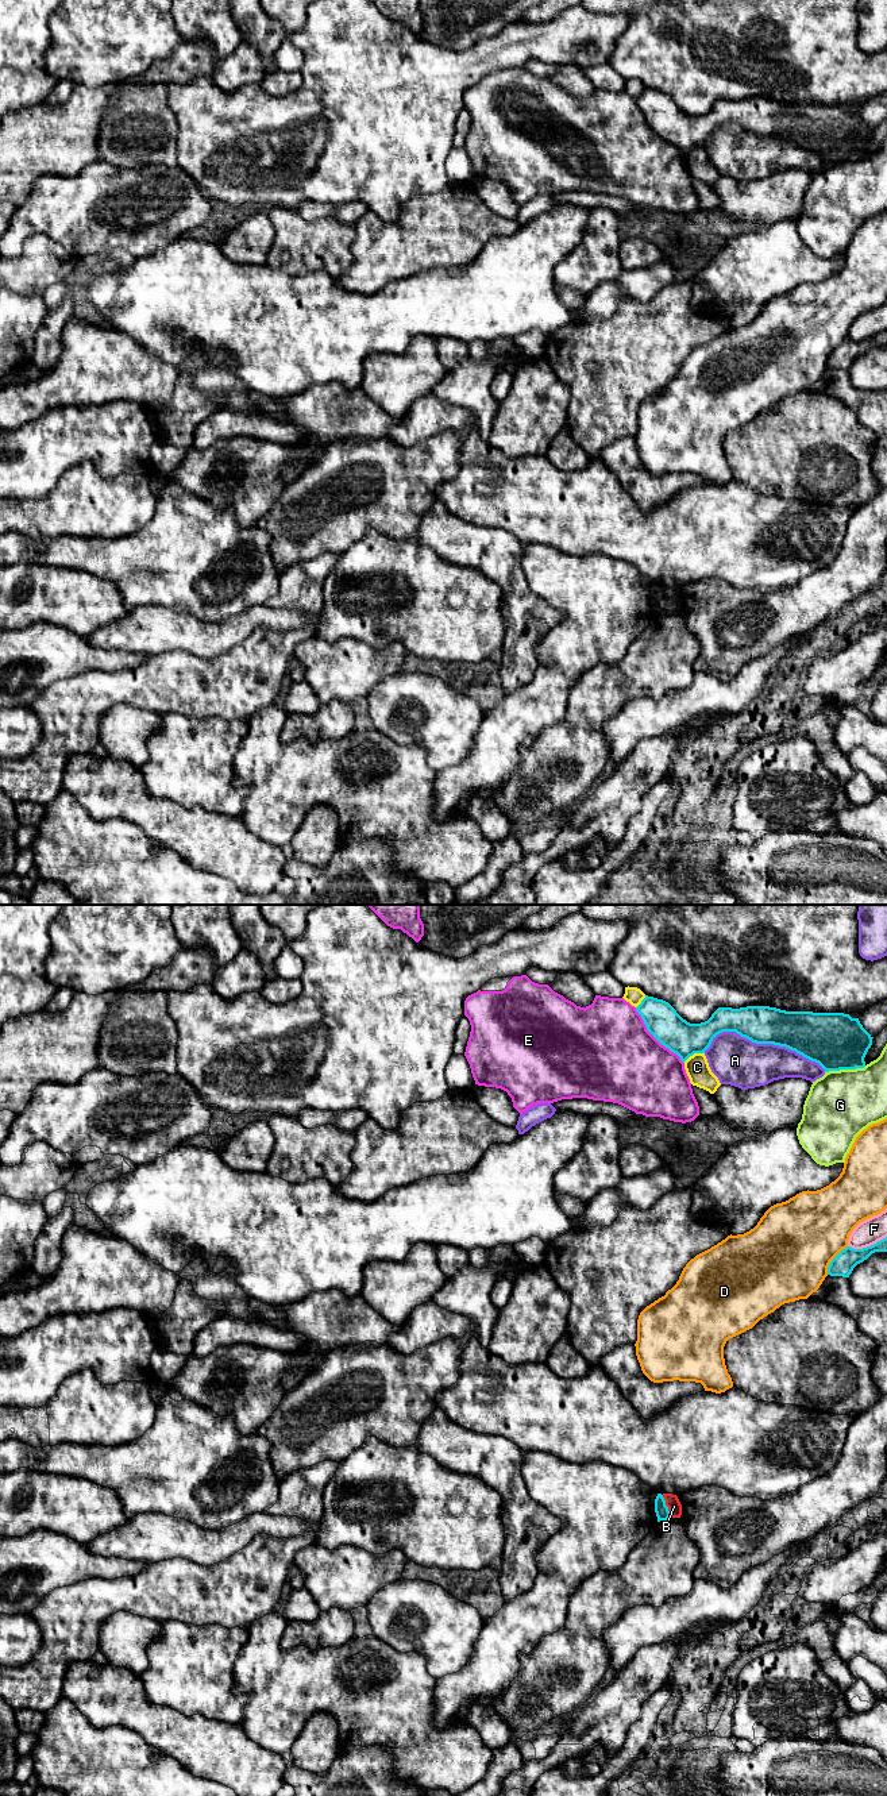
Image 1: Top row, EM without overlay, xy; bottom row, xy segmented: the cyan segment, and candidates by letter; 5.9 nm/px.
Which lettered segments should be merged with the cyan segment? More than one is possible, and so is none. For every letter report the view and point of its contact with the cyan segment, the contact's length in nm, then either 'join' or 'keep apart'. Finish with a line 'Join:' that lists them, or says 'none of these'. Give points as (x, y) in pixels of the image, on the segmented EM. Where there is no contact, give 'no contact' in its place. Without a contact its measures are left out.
A: meets cyan in xy at (763, 1043); contact 750 nm long; keep apart
B: meets cyan in xy at (667, 1507); contact 160 nm long; keep apart
C: meets cyan in xy at (693, 1053); contact 140 nm long; keep apart
D: meets cyan in xy at (832, 1260); contact 220 nm long; keep apart
E: meets cyan in xy at (655, 1037); contact 440 nm long; keep apart
F: meets cyan in xy at (867, 1247); contact 240 nm long; keep apart
G: meets cyan in xy at (845, 1068); contact 260 nm long; keep apart
Join: none of these

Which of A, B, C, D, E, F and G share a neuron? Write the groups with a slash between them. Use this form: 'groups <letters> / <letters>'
groups A / B F / C / D / E / G

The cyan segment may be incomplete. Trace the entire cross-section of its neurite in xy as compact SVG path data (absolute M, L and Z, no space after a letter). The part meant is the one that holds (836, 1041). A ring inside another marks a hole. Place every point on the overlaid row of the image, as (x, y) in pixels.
M645 995L636 1007L647 1030L684 1063L694 1053L705 1053L713 1038L722 1032L736 1032L756 1044L786 1047L803 1057L818 1063L825 1072L864 1068L864 1057L872 1045L872 1036L859 1018L844 1013L786 1011L770 1006L740 1009L718 1007L701 1024L690 1024L666 1001Z

